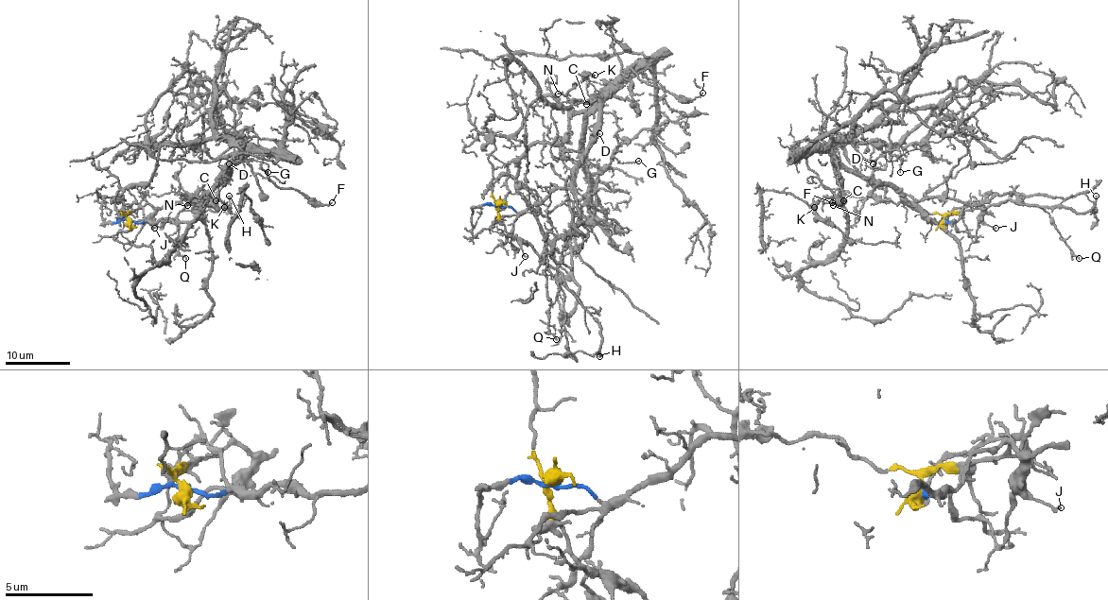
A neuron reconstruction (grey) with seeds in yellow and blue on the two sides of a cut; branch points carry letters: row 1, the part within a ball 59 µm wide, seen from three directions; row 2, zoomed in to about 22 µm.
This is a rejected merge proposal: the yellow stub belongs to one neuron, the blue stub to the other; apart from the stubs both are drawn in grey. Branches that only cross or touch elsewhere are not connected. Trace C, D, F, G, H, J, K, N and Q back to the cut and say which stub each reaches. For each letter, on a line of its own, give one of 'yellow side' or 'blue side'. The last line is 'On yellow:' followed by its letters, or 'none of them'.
C: blue side
D: blue side
F: blue side
G: blue side
H: yellow side
J: yellow side
K: blue side
N: blue side
Q: yellow side
On yellow: H, J, Q

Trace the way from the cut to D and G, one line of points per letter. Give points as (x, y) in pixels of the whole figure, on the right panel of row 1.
D: (946, 220), (928, 221), (891, 187), (874, 184), (860, 173), (862, 159), (870, 168), (874, 163)
G: (946, 220), (928, 221), (891, 187), (857, 176), (830, 147), (849, 141), (867, 160), (903, 159), (899, 171)

